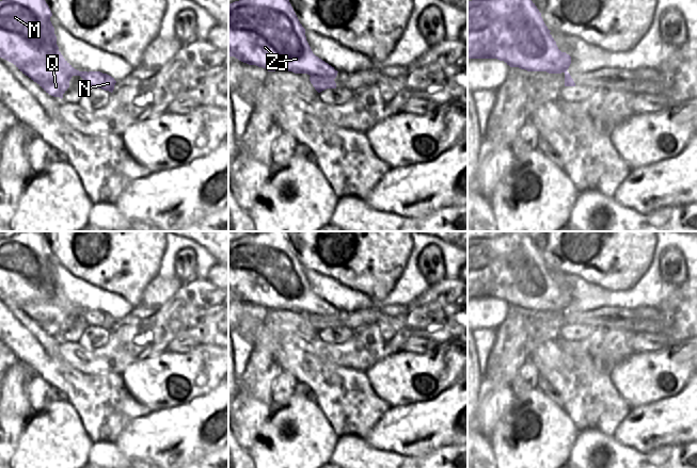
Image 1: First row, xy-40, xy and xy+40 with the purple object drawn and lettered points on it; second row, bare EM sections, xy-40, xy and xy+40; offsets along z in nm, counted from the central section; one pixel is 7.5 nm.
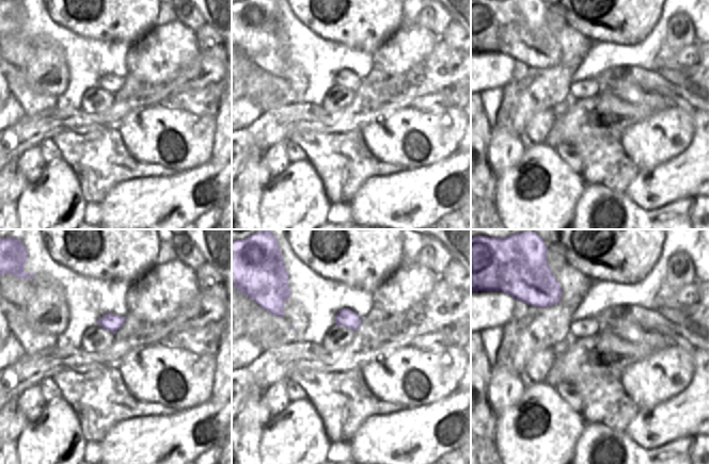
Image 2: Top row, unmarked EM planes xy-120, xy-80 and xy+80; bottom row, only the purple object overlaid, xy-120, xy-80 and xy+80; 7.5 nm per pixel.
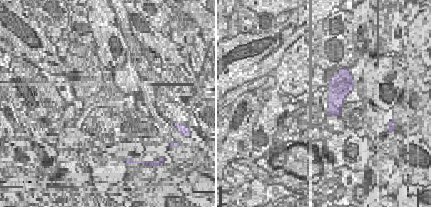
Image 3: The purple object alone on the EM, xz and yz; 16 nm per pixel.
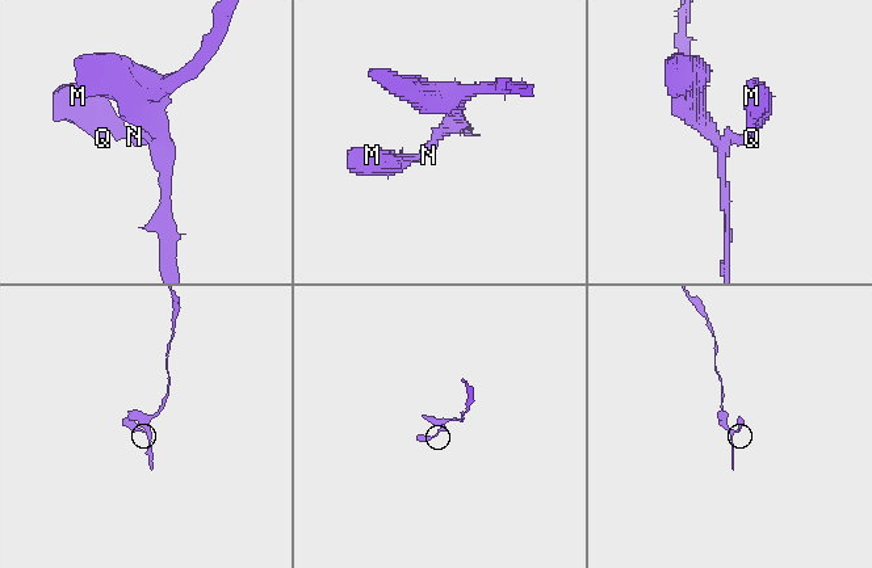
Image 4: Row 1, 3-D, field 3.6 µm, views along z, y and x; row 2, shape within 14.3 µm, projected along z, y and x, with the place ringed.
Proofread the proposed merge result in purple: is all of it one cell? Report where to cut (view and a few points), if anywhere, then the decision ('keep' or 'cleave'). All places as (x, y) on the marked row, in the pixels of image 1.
cut none; keep

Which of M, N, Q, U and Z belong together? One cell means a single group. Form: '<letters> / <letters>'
M N Q U Z

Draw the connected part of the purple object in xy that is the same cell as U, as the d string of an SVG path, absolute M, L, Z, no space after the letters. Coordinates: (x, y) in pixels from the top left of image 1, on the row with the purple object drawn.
M239 0L228 4L228 57L235 57L243 63L263 67L268 71L307 74L318 93L327 88L336 88L334 79L338 71L313 53L306 41L305 29L289 0Z

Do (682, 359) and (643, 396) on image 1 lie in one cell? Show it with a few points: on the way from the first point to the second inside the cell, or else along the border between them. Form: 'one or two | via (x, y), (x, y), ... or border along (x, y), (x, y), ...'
one | via (670, 369), (660, 372), (648, 384)

